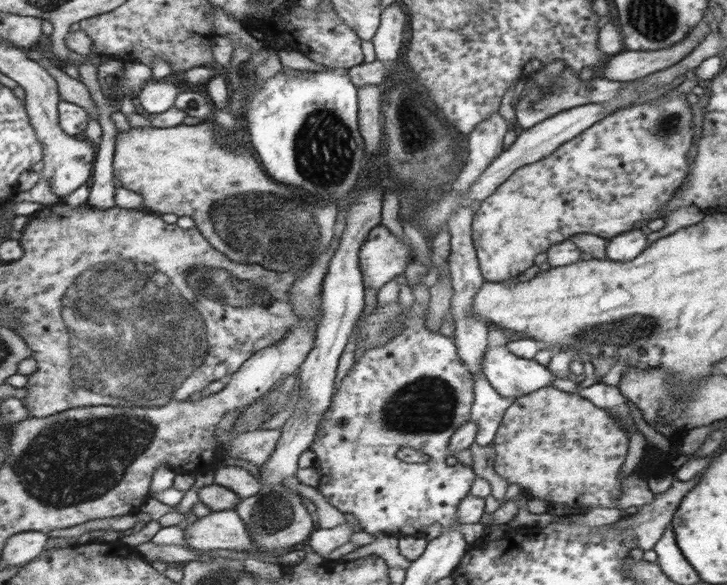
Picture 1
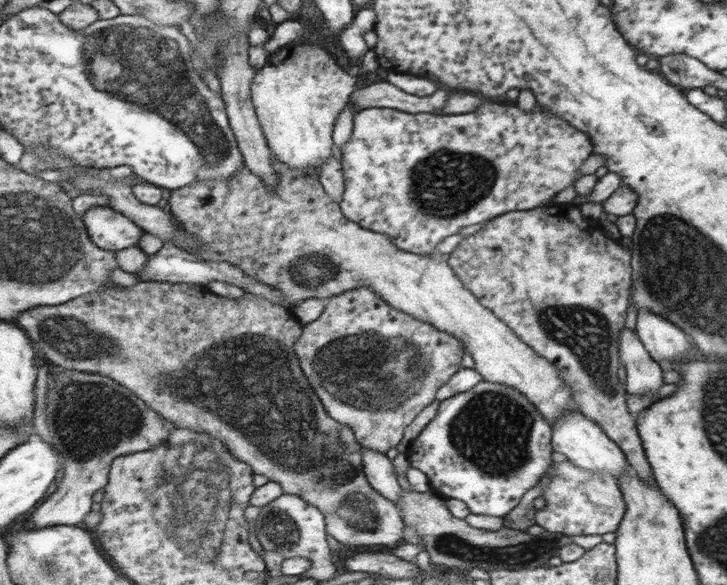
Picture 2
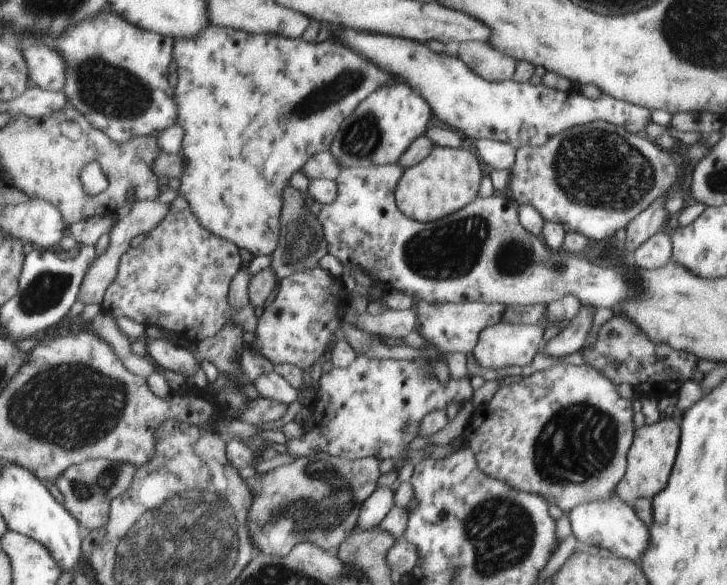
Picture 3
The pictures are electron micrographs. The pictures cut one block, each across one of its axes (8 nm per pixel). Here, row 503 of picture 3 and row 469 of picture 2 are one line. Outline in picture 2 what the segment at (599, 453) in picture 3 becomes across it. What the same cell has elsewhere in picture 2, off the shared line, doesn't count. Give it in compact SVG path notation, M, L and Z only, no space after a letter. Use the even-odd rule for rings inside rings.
M572 461L552 462L549 470L552 476L550 482L542 486L542 498L546 506L536 511L536 523L542 526L546 533L560 532L572 536L574 534L602 535L616 532L623 522L625 499L618 480L612 474L593 474L583 470Z

